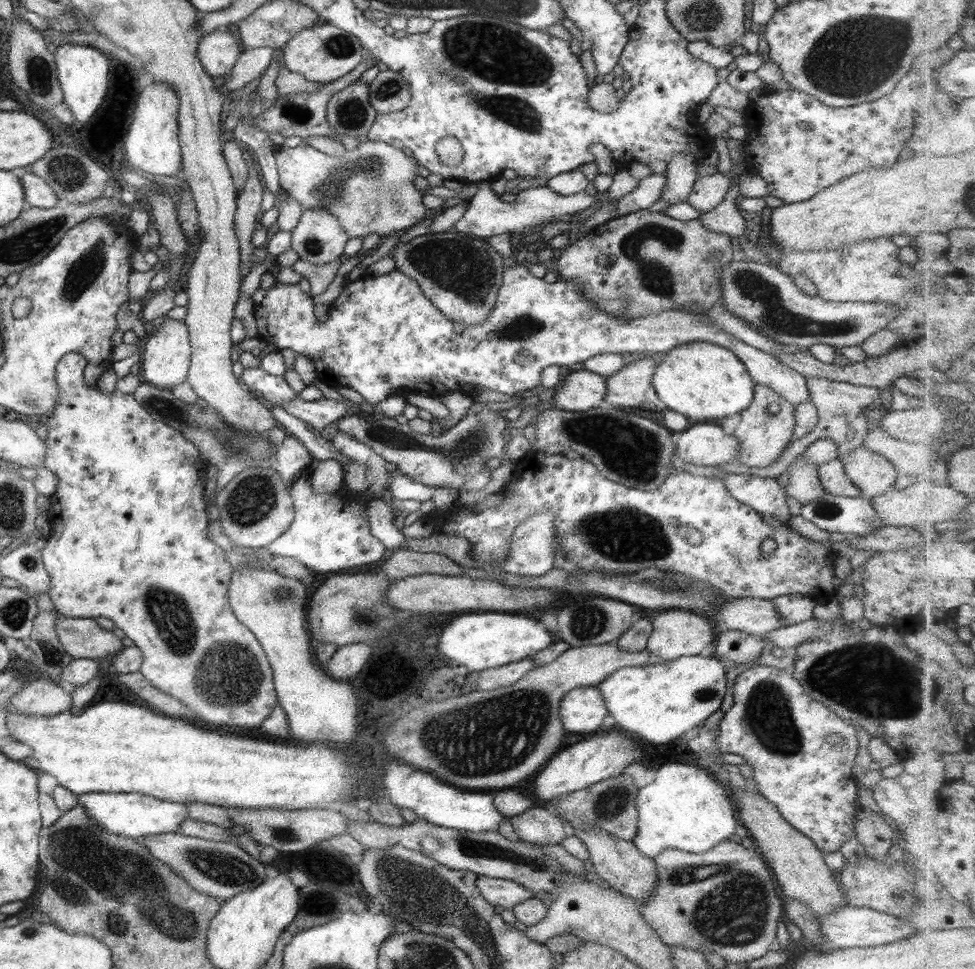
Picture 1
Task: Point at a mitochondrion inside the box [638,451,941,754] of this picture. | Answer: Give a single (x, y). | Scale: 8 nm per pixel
(833, 675)

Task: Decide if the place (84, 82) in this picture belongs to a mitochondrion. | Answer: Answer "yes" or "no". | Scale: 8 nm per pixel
no

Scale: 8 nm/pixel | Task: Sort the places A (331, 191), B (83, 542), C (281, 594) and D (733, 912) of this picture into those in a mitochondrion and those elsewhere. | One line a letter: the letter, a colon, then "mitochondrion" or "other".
A: mitochondrion
B: other
C: mitochondrion
D: mitochondrion

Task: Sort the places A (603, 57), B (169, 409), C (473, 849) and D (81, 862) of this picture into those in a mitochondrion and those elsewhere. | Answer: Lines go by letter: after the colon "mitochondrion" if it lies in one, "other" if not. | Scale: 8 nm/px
A: other
B: mitochondrion
C: mitochondrion
D: mitochondrion

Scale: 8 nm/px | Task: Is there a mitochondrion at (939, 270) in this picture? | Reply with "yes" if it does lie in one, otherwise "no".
no

